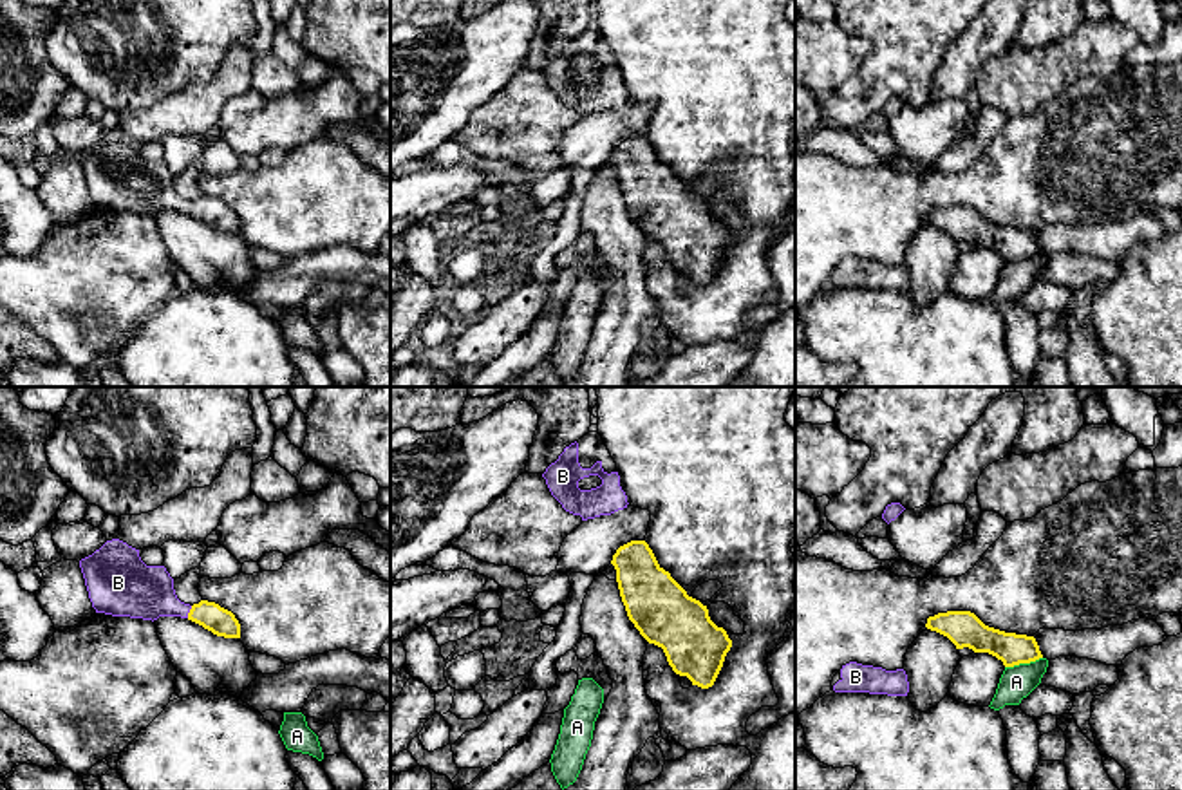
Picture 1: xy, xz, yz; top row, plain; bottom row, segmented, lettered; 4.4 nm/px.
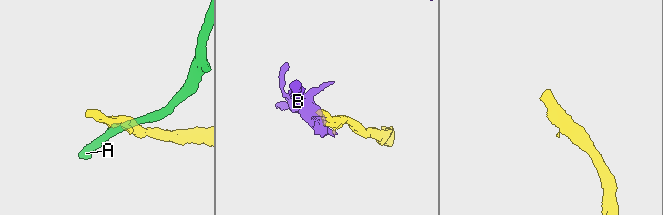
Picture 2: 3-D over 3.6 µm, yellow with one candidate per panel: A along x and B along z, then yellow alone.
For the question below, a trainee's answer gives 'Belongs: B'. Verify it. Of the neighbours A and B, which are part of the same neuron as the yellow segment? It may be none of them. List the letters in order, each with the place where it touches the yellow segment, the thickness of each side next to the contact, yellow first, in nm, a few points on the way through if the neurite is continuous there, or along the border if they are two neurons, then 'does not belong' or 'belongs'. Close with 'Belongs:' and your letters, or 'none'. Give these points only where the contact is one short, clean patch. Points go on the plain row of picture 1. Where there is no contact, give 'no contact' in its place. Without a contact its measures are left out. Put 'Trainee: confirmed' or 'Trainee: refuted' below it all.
A: contact yz (1023, 257); calibres 140 and 150 nm; border yz (1041, 252), (1005, 263); does not belong
B: contact xy (190, 206); calibres 120 and 240 nm; way xy (210, 210), (190, 206), (174, 203), (143, 187); belongs
Belongs: B
Trainee: confirmed

